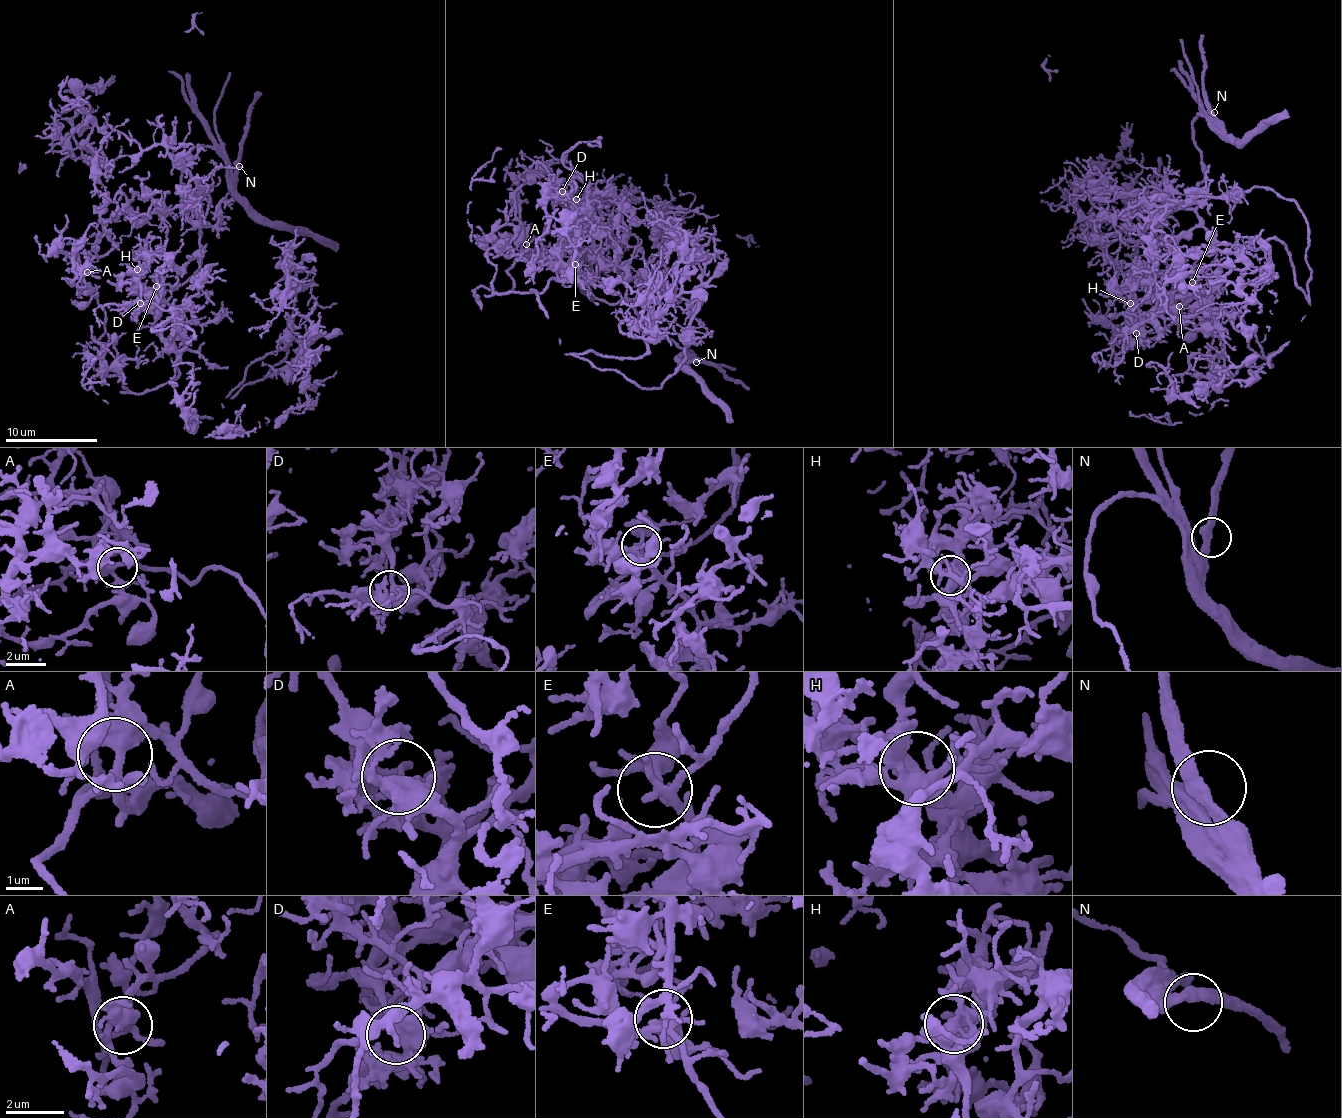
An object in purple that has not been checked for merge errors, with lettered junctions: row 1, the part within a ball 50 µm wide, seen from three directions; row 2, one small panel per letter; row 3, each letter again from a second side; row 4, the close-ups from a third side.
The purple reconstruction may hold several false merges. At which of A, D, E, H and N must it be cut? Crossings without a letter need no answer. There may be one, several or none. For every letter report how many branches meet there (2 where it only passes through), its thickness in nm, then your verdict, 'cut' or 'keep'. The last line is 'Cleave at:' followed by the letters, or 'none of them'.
A: 6 | 380 nm | keep
D: 5 | 400 nm | keep
E: 6 | 240 nm | keep
H: 6 | 400 nm | keep
N: 2 | 320 nm | keep
Cleave at: none of them

